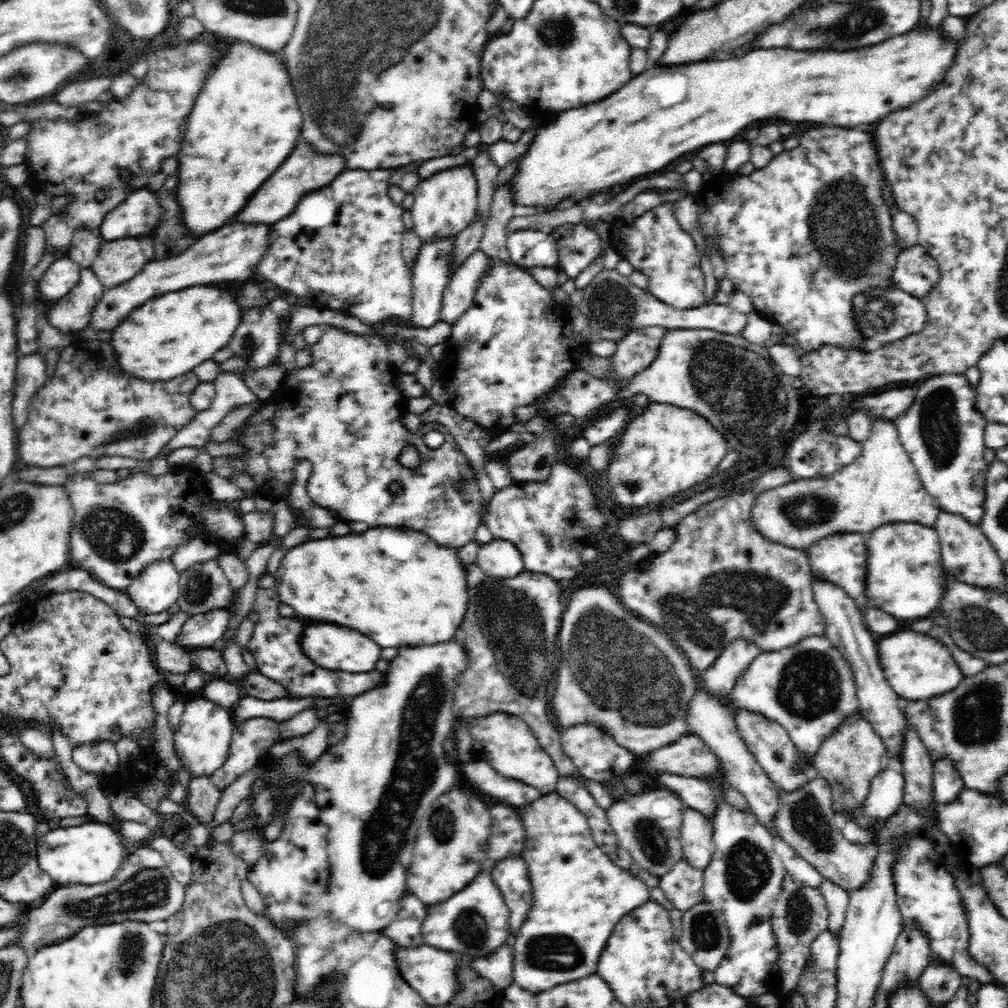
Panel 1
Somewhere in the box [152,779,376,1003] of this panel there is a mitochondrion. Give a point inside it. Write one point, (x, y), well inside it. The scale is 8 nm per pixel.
(328, 949)

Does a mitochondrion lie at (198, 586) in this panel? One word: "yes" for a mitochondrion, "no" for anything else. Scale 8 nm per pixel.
yes

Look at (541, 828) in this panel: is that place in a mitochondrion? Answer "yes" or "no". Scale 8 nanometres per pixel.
no

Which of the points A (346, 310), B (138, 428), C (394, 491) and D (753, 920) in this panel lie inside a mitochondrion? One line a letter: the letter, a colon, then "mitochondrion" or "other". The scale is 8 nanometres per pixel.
A: other
B: mitochondrion
C: other
D: mitochondrion

